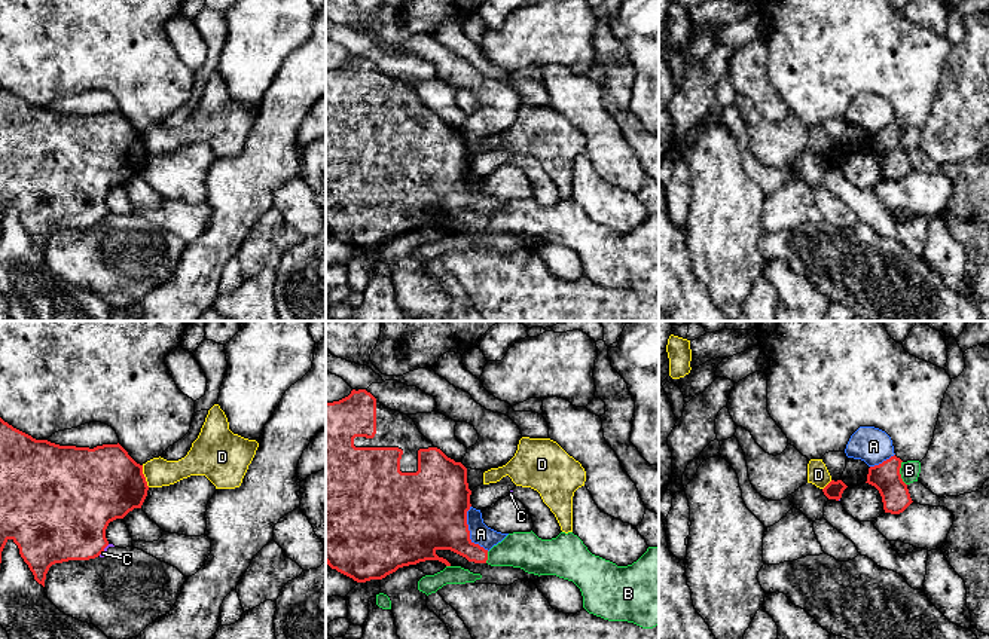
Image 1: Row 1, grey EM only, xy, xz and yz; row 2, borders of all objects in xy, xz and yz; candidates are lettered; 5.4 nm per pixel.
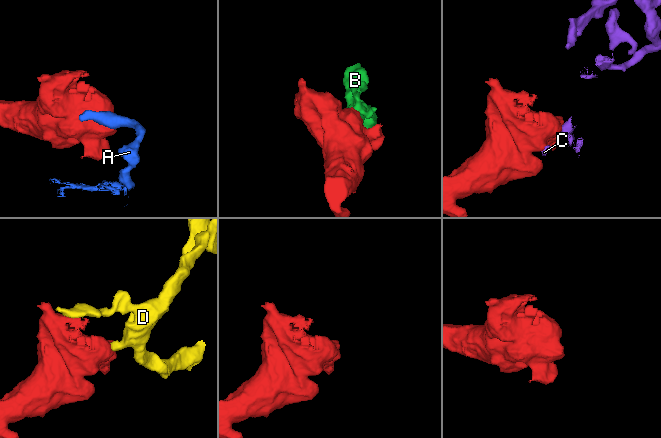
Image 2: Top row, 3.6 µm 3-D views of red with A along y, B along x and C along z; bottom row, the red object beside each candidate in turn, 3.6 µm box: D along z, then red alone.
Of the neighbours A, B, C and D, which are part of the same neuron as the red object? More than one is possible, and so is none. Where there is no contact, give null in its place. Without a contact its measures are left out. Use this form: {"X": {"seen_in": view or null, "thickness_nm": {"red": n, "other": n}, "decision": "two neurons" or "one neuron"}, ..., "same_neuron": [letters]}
{"A": {"seen_in": "xz", "thickness_nm": {"red": 420, "other": 110}, "decision": "two neurons"}, "B": {"seen_in": "yz", "thickness_nm": {"red": 160, "other": 100}, "decision": "two neurons"}, "C": {"seen_in": "xy", "thickness_nm": {"red": 420, "other": 20}, "decision": "two neurons"}, "D": {"seen_in": "xy", "thickness_nm": {"red": 400, "other": 160}, "decision": "two neurons"}, "same_neuron": []}

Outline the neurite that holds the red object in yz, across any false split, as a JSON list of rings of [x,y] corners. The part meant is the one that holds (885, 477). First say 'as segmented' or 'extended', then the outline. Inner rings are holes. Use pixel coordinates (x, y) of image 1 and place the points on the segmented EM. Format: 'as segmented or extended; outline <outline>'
as segmented; outline [[[894,455],[882,464],[869,468],[866,483],[879,490],[885,513],[900,514],[913,502],[900,474],[901,462]]]

